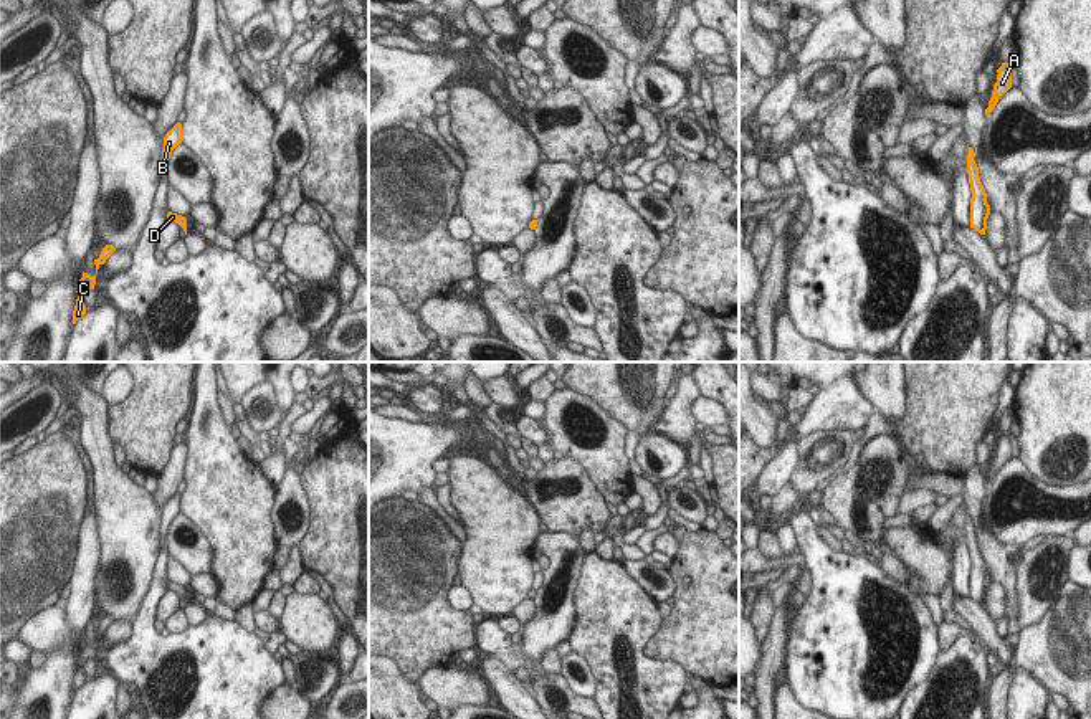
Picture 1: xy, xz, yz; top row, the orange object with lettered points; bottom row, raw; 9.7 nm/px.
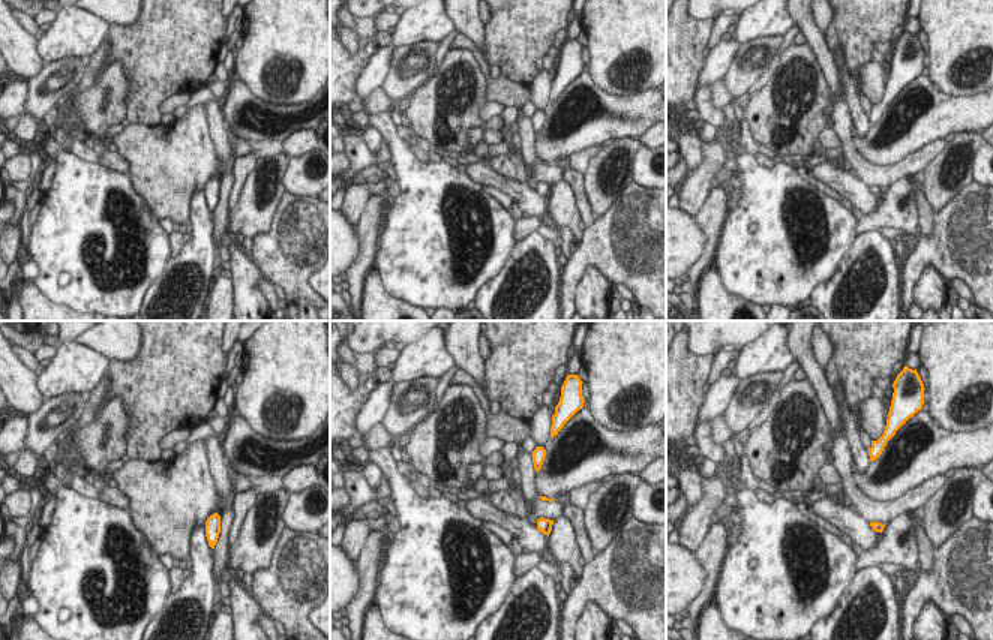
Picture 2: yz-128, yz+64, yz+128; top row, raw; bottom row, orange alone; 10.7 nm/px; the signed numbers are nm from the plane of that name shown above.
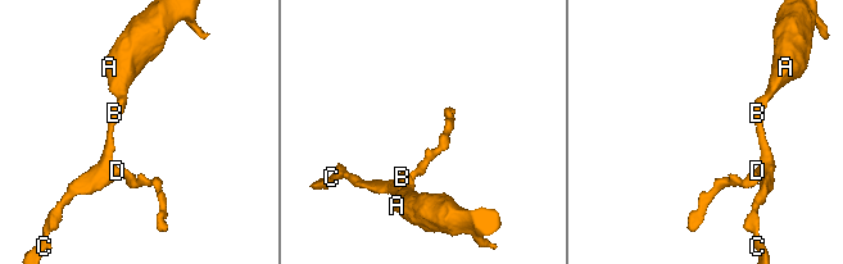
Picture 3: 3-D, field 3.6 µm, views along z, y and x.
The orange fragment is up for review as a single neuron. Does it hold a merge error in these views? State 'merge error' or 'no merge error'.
no merge error

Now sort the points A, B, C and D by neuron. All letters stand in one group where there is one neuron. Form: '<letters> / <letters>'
A B C D

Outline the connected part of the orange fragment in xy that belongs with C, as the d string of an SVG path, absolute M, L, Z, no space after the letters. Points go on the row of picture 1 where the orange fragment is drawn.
M83 273L83 278L79 279L79 288L78 288L78 299L76 299L76 306L73 311L73 324L76 324L78 319L81 319L86 314L86 306L83 302L83 296L86 291L94 289L96 284L96 274L91 276L88 273Z

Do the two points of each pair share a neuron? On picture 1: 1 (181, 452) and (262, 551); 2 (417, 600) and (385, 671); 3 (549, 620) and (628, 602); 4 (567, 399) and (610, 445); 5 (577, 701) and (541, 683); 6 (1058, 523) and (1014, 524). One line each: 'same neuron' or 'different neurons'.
1: different neurons
2: different neurons
3: different neurons
4: same neuron
5: same neuron
6: same neuron

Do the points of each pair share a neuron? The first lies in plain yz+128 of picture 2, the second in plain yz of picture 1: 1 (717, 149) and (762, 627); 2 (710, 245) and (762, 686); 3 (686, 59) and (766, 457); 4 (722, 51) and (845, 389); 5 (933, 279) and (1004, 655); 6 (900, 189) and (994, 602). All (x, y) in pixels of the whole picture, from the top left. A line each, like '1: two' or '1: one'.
1: one
2: one
3: one
4: two
5: one
6: one

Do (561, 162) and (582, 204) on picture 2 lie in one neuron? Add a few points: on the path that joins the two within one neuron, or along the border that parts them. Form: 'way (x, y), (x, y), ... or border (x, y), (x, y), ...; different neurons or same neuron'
way (569, 173), (578, 183), (579, 194); same neuron

